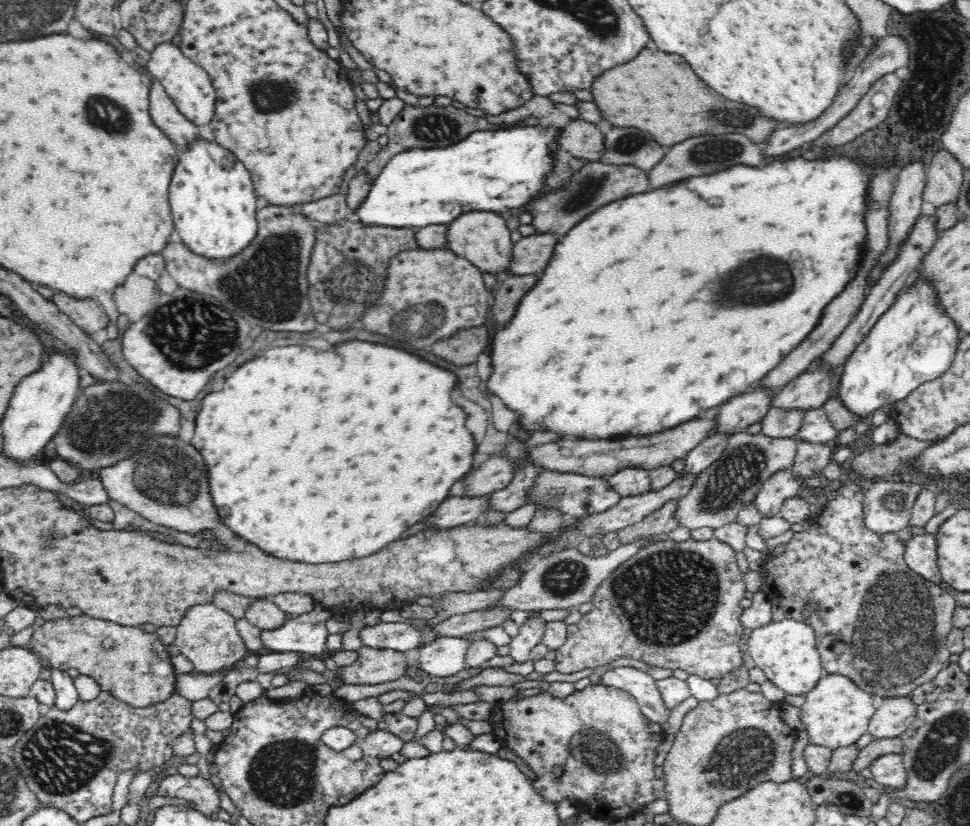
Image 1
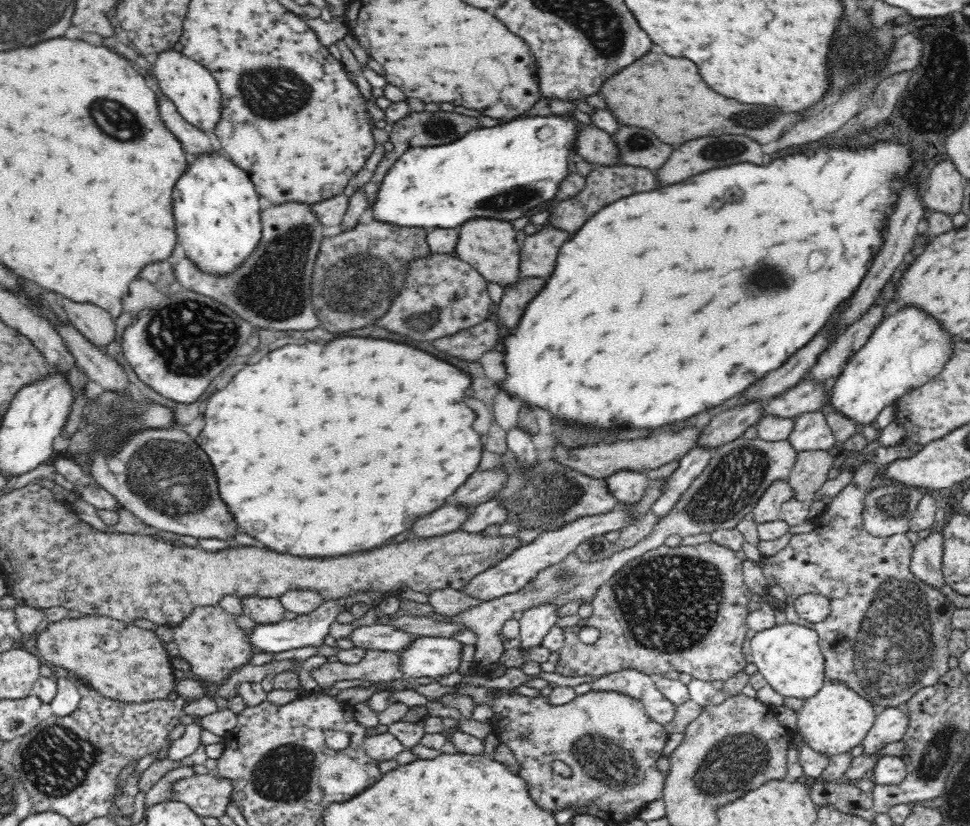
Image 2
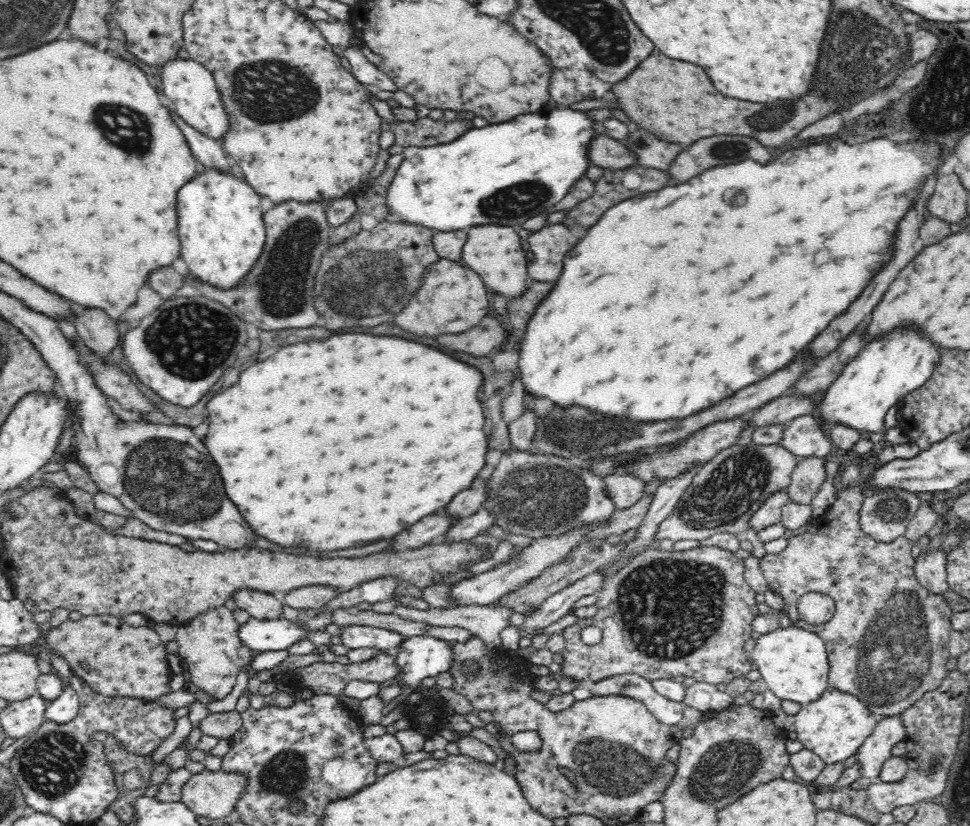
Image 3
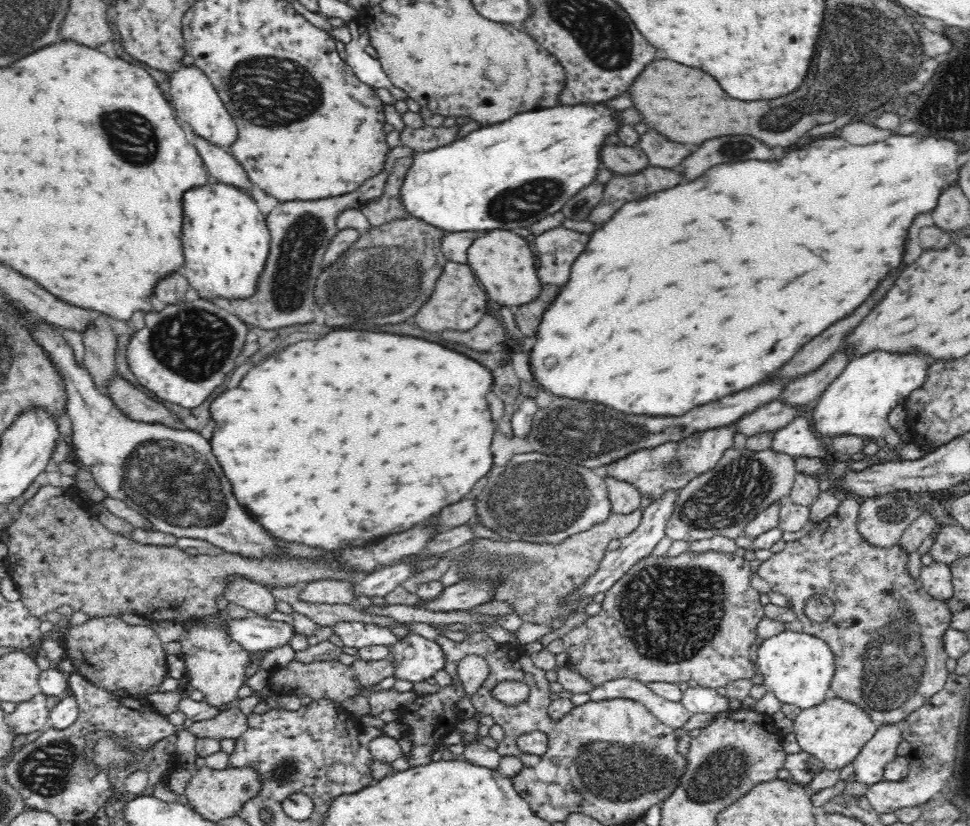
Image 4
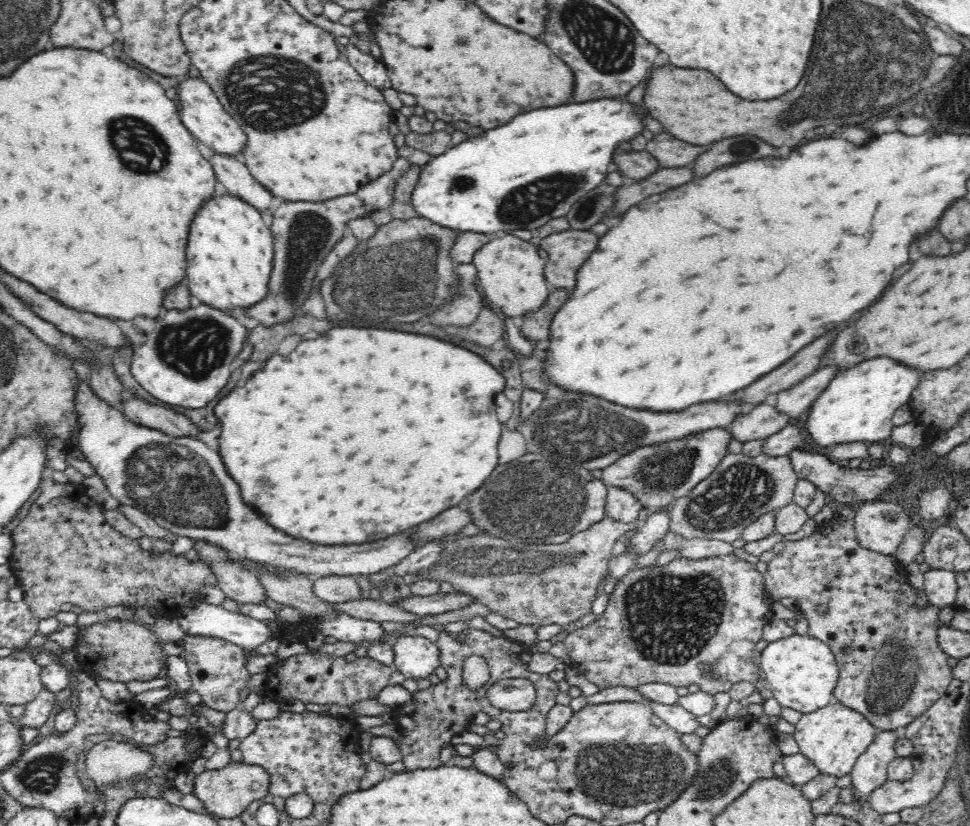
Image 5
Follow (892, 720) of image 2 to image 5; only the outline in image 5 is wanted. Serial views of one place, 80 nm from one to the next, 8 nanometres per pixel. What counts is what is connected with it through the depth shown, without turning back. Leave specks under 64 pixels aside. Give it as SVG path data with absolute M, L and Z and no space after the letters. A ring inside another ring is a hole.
M881 731L861 754L852 768L852 791L854 803L868 803L874 790L888 781L888 766L897 758L894 740L898 731Z

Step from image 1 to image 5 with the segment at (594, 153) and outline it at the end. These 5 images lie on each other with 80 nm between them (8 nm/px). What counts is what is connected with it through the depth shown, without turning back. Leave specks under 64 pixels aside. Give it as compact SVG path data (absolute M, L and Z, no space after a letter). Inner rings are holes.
M633 150L613 156L613 167L637 181L643 181L661 169L662 166L656 162L657 160L647 150L642 152Z

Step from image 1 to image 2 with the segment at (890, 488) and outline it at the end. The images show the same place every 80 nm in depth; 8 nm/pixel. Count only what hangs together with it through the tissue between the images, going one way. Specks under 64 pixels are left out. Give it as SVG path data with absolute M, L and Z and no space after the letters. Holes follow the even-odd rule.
M902 484L872 488L865 496L862 511L864 529L882 539L906 533L921 494L920 489Z

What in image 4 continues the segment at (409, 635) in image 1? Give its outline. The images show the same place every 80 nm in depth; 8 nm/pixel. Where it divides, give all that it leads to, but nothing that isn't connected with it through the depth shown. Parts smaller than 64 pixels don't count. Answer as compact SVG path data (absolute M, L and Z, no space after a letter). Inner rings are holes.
M342 620L336 622L330 628L332 634L341 638L343 646L352 646L352 648L362 648L374 644L391 646L400 639L388 627L366 624L356 620Z

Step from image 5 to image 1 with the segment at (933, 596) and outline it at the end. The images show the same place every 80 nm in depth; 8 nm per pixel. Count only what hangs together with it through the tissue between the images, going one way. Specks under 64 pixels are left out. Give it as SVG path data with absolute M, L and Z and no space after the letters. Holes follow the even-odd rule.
M931 533L914 535L907 545L906 564L926 580L939 585L943 581L943 576L937 561L937 535Z

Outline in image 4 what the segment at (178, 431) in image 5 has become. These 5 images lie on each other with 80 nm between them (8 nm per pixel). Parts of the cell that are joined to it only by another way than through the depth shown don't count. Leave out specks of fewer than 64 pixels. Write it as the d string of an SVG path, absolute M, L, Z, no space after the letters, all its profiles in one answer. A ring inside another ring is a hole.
M114 377L111 385L108 385L107 391L115 406L129 420L148 424L161 424L171 429L177 429L177 423L182 422L168 408L148 398L124 378Z

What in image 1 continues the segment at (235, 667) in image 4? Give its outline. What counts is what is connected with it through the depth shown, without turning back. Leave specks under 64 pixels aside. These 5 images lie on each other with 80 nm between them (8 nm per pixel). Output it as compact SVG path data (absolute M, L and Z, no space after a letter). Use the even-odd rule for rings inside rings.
M213 602L191 605L180 624L173 628L176 631L173 643L178 647L179 653L192 662L194 672L226 672L226 669L234 665L243 665L248 652L246 643L236 628L236 621L235 616L219 609Z

